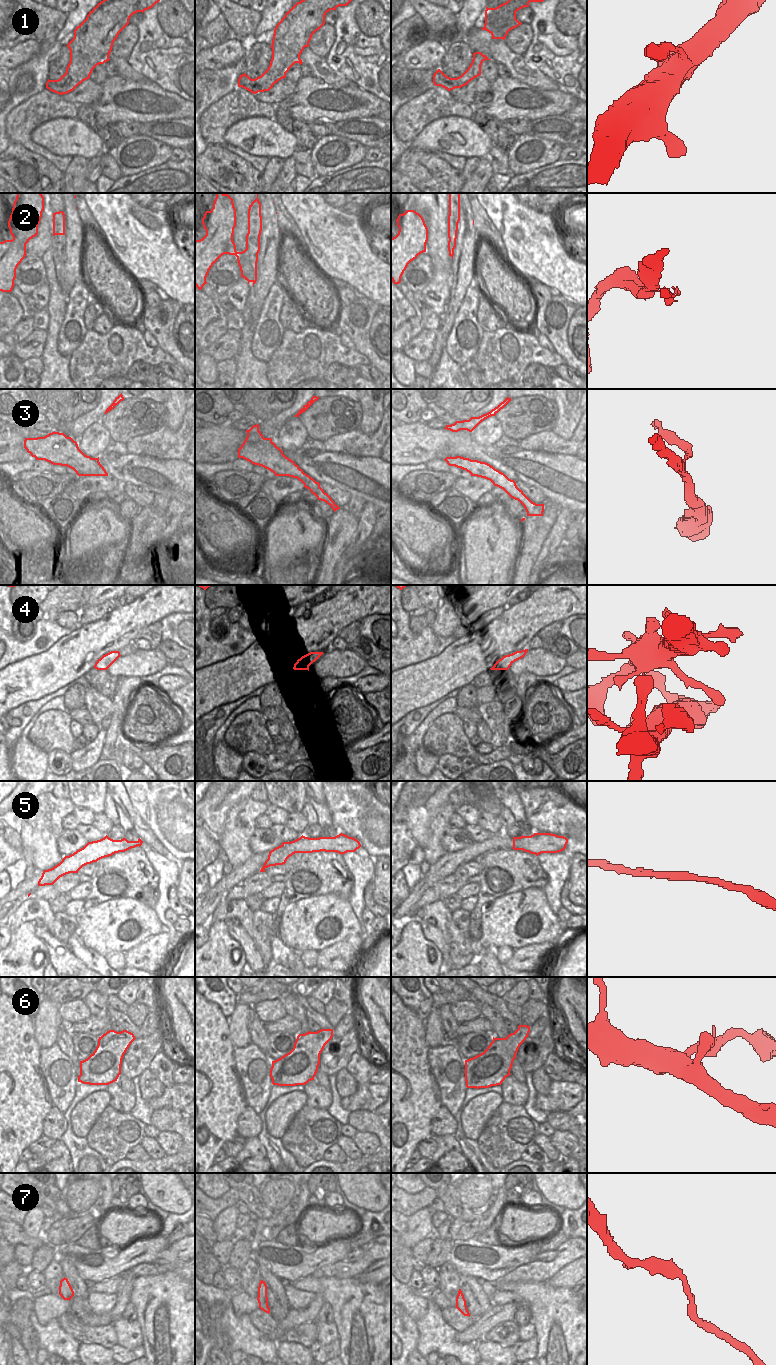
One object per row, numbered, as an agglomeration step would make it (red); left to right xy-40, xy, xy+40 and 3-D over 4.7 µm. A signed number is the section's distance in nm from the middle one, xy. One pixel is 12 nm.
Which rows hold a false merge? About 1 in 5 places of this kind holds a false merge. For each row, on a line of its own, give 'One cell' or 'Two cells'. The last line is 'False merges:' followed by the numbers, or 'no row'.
1: One cell
2: Two cells
3: One cell
4: One cell
5: One cell
6: One cell
7: One cell
False merges: 2.

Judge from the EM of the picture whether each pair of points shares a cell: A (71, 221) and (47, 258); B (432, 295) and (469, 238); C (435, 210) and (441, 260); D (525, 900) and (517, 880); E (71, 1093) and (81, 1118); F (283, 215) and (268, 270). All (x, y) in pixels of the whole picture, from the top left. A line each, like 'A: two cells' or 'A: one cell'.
A: two cells
B: two cells
C: one cell
D: two cells
E: two cells
F: two cells

